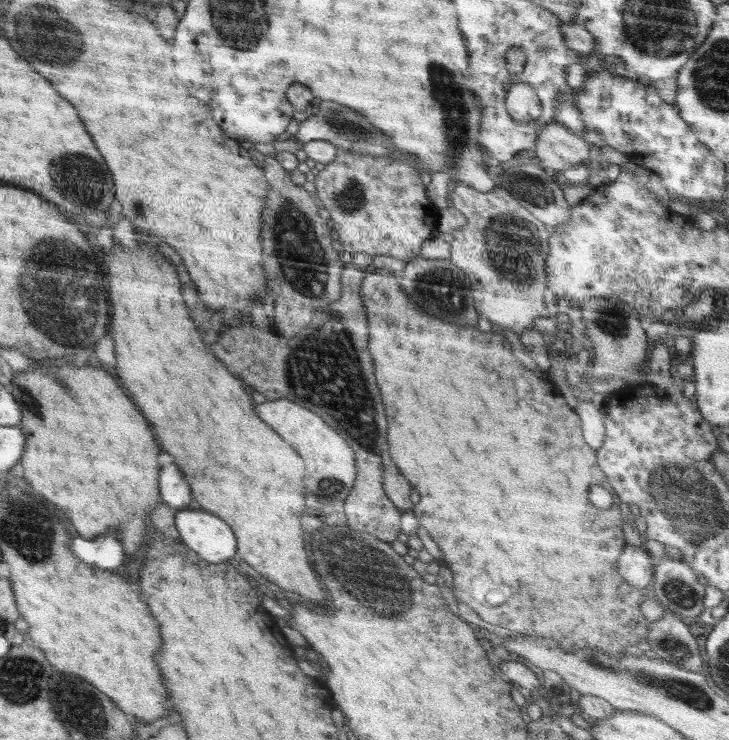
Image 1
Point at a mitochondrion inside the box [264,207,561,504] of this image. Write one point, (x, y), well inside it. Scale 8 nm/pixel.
(325, 367)

